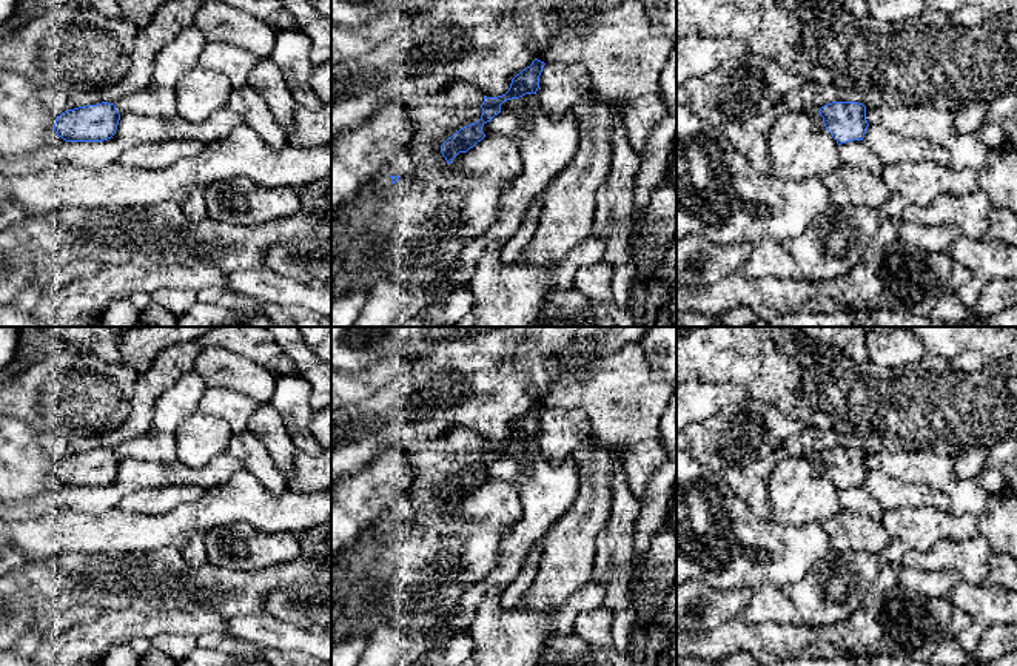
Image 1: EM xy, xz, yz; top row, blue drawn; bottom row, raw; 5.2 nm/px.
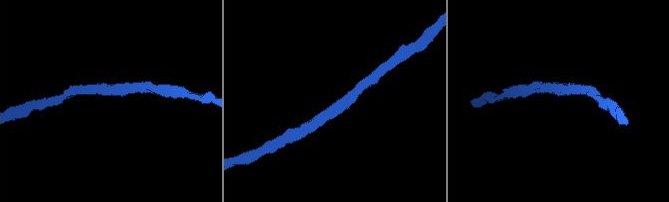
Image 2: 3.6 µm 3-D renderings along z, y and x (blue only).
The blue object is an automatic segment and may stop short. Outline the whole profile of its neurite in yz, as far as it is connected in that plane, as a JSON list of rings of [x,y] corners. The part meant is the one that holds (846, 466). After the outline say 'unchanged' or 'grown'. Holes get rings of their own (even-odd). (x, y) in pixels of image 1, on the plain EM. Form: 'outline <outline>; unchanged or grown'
outline [[[832,447],[821,452],[818,458],[838,490],[863,486],[869,472],[866,452],[858,447]]]; unchanged

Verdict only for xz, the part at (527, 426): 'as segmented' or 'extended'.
as segmented

